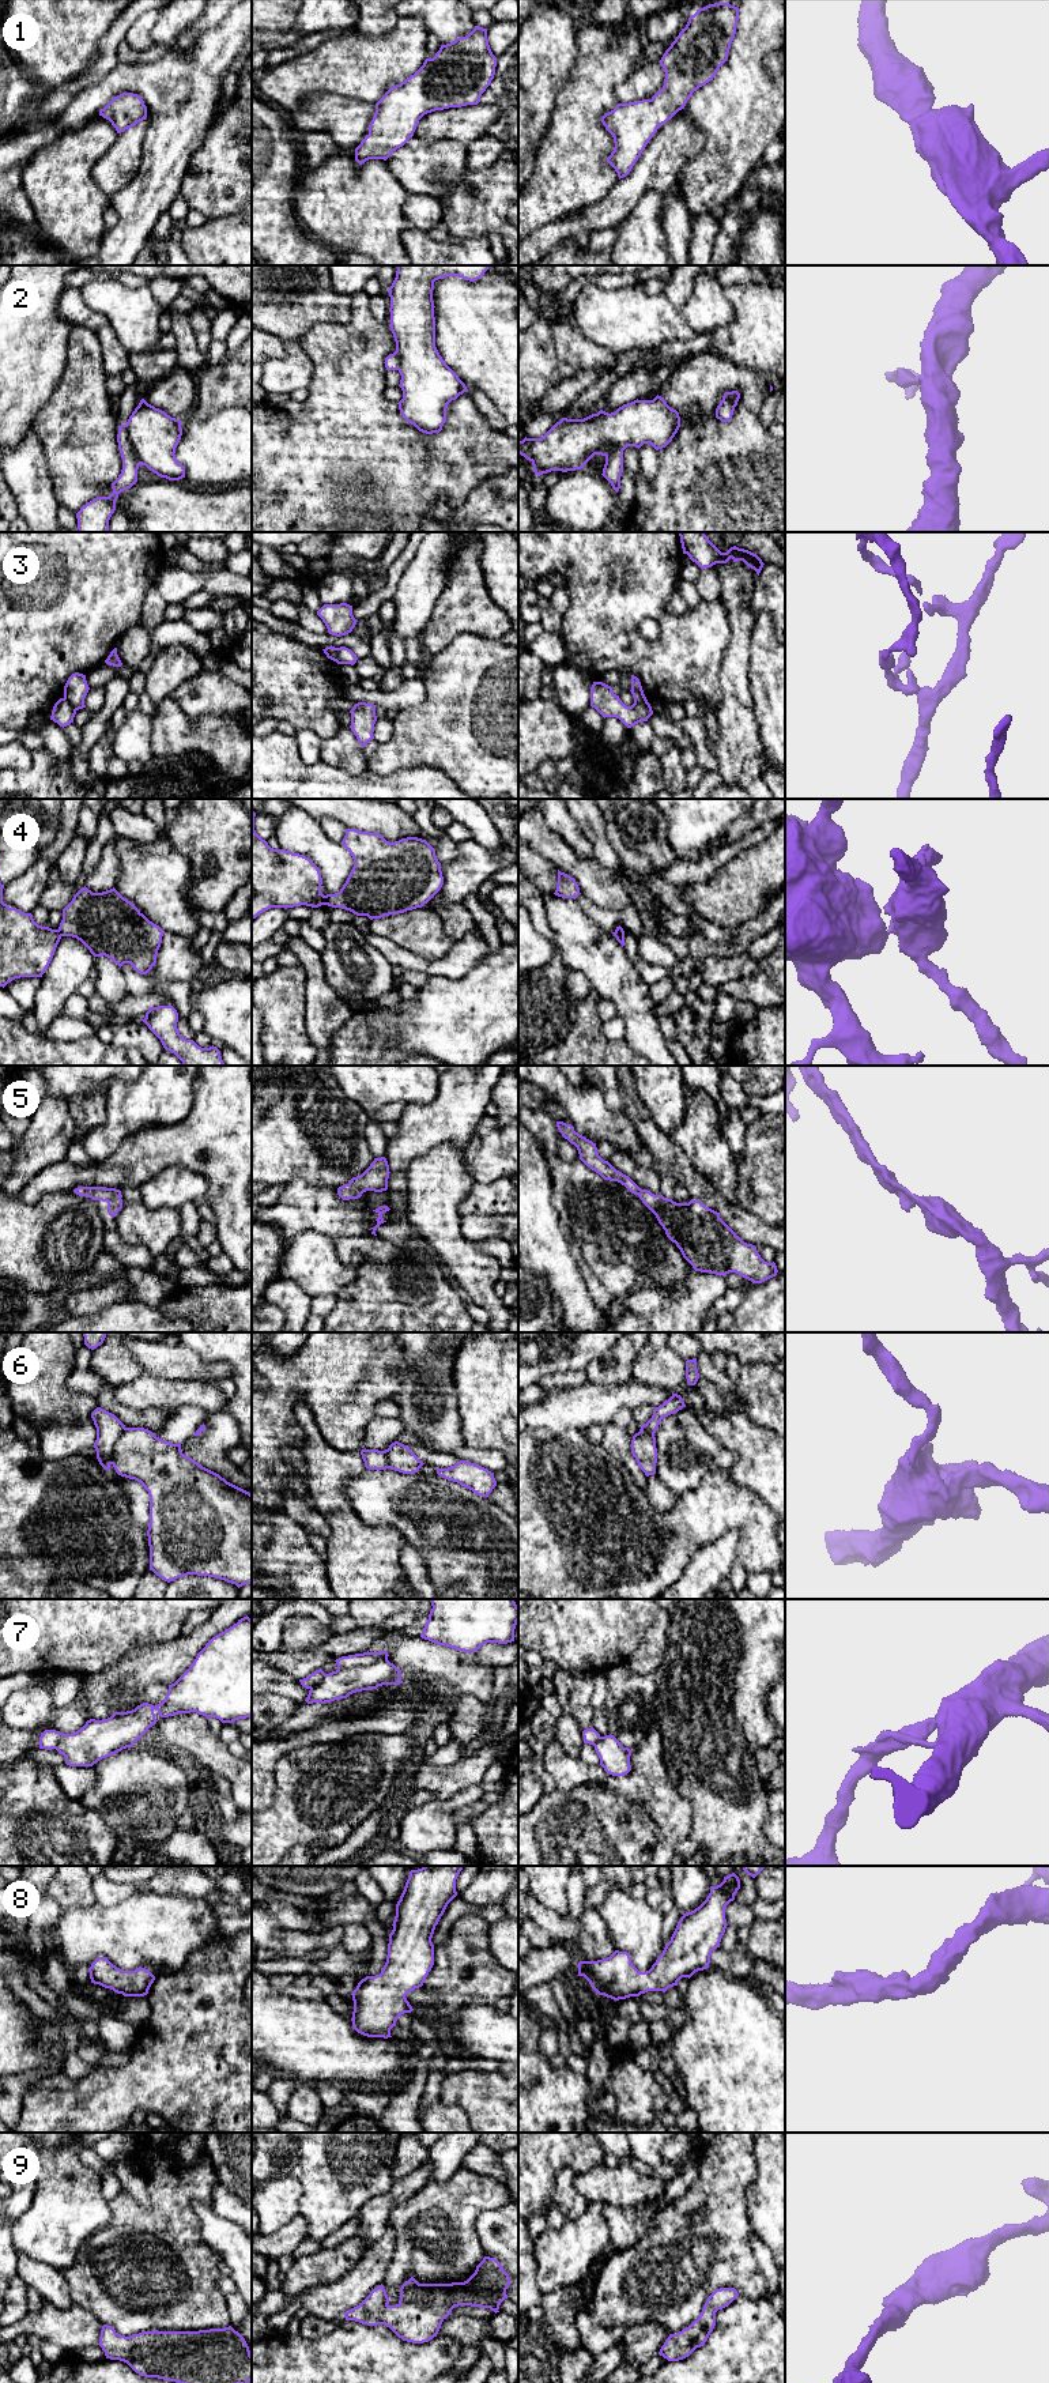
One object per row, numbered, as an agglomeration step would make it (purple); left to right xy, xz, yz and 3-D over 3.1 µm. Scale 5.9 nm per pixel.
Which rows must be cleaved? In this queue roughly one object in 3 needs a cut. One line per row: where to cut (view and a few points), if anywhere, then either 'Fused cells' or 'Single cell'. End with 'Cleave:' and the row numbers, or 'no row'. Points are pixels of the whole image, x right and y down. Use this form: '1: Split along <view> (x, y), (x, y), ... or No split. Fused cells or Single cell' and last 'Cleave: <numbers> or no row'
1: No split. Single cell
2: Split along xy (125, 425), (128, 441), (140, 463). Fused cells
3: Split along yz (634, 701), (648, 704). Fused cells
4: Split along xz (324, 896), (325, 904). Fused cells
5: No split. Single cell
6: Split along xy (125, 1428), (114, 1444), (110, 1463). Fused cells
7: No split. Single cell
8: No split. Single cell
9: No split. Single cell
Cleave: 2, 3, 4, 6

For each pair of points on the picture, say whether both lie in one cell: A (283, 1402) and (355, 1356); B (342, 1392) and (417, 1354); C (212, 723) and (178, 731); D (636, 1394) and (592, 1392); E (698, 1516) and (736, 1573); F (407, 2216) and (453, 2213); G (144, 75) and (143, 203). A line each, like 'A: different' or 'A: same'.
A: same
B: different
C: same
D: same
E: different
F: same
G: same

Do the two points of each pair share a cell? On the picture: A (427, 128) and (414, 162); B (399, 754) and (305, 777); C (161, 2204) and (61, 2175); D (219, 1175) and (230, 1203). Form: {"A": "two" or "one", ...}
{"A": "two", "B": "two", "C": "two", "D": "one"}

